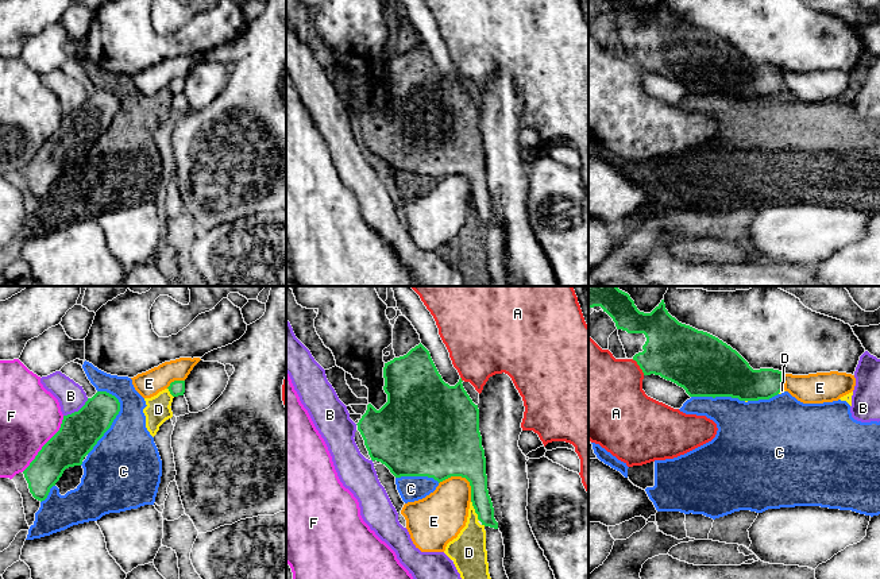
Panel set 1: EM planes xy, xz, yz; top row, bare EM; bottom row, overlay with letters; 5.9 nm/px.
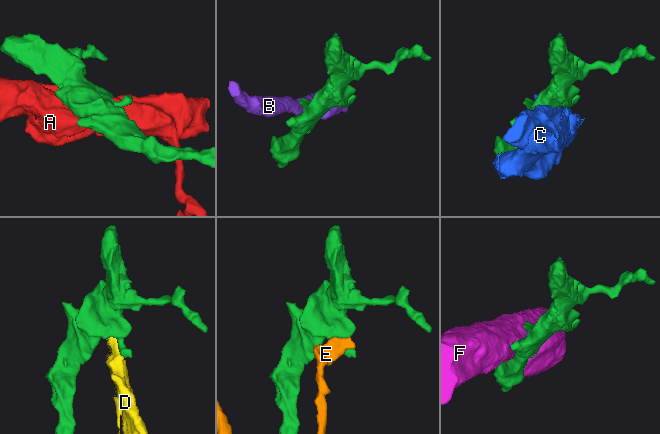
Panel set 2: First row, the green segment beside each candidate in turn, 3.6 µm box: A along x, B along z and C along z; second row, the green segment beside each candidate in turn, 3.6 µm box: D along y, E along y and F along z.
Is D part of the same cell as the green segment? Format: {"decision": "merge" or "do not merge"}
{"decision": "do not merge"}

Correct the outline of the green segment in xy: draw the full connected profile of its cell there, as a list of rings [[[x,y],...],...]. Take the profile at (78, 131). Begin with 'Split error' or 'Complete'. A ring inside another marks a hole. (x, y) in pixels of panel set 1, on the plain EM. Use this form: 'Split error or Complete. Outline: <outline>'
Complete. Outline: [[[97,89],[78,109],[63,113],[59,128],[23,169],[35,197],[45,198],[66,166],[82,162],[119,109],[115,93]]]

